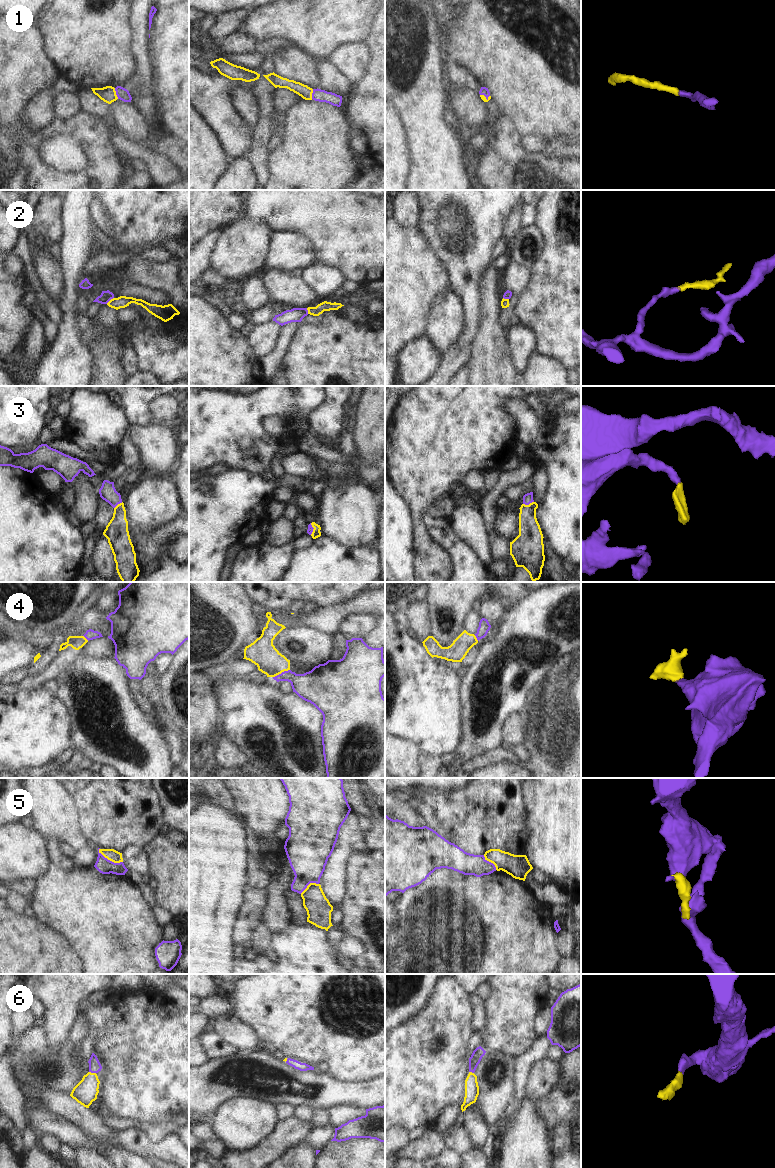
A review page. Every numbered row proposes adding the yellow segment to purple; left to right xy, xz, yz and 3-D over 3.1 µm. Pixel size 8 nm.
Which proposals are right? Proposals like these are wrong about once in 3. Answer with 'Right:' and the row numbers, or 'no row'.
Right: 1, 3, 4, 6.

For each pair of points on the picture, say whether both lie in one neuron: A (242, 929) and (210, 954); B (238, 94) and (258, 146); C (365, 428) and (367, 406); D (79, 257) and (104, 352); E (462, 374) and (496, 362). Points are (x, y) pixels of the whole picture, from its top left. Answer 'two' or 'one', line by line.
A: two
B: two
C: one
D: two
E: two

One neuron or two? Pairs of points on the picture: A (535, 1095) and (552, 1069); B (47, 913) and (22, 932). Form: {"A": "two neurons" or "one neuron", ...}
{"A": "one neuron", "B": "two neurons"}

